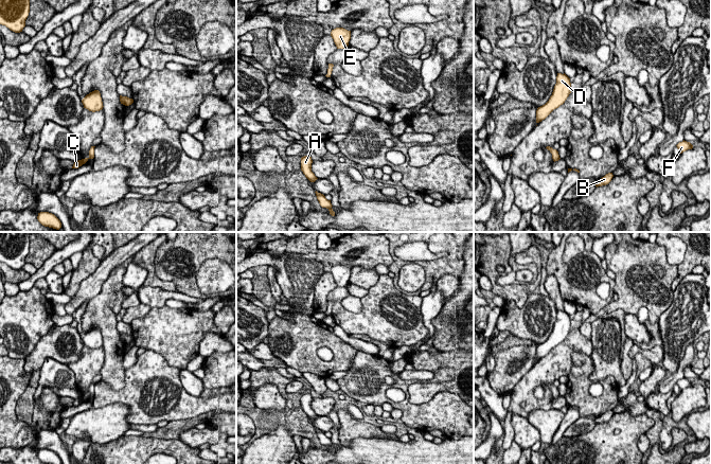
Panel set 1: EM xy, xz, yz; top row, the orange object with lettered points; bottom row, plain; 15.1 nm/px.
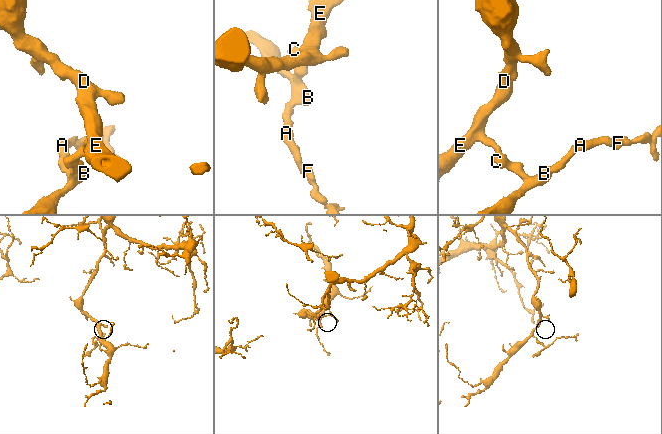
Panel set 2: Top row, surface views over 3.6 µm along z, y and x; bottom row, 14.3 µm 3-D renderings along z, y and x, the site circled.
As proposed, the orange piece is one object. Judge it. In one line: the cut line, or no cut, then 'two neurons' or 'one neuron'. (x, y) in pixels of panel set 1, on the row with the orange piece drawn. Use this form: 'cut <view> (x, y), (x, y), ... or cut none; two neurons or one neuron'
cut none; one neuron

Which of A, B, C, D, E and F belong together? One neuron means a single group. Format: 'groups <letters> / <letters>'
groups A B C D E F

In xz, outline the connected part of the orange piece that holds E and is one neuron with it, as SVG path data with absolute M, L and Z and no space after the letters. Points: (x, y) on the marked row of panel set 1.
M336 28L332 30L331 36L334 39L337 49L346 49L351 39L351 31L343 28Z

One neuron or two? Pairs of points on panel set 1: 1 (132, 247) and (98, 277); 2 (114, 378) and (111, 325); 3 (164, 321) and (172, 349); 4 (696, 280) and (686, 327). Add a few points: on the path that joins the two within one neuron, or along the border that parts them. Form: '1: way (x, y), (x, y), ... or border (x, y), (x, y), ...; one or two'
1: way (124, 252), (106, 268); one
2: way (113, 366), (111, 338); one
3: way (164, 327), (172, 335), (172, 342); one
4: way (685, 291), (679, 297), (679, 316); one

